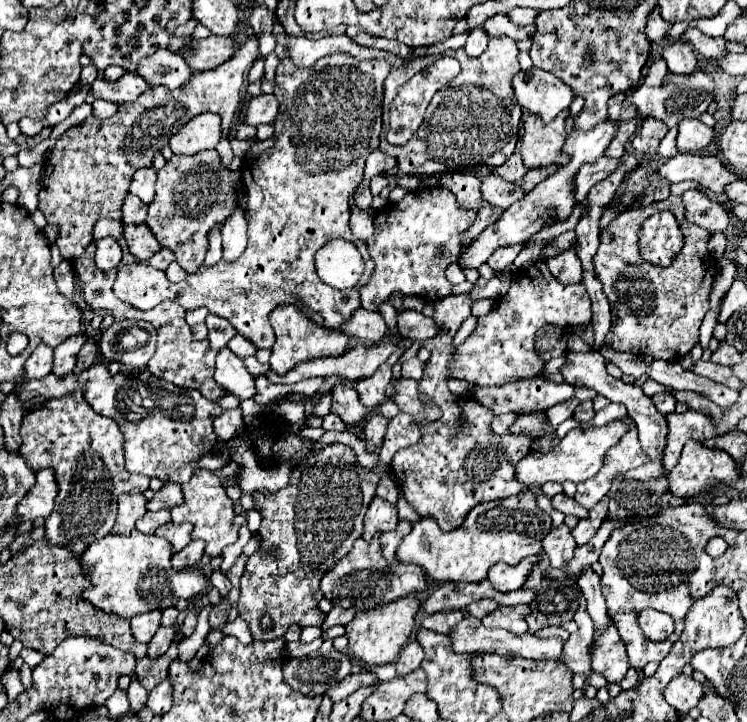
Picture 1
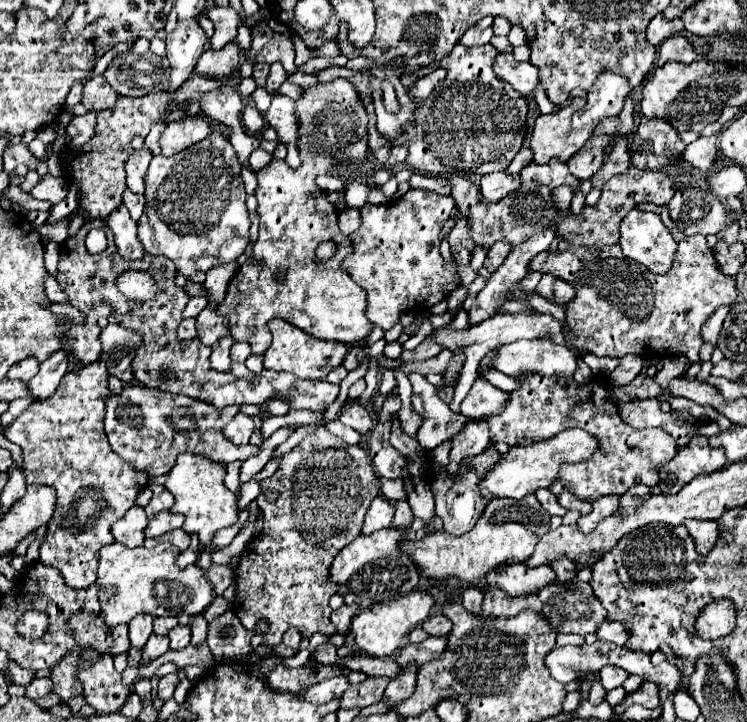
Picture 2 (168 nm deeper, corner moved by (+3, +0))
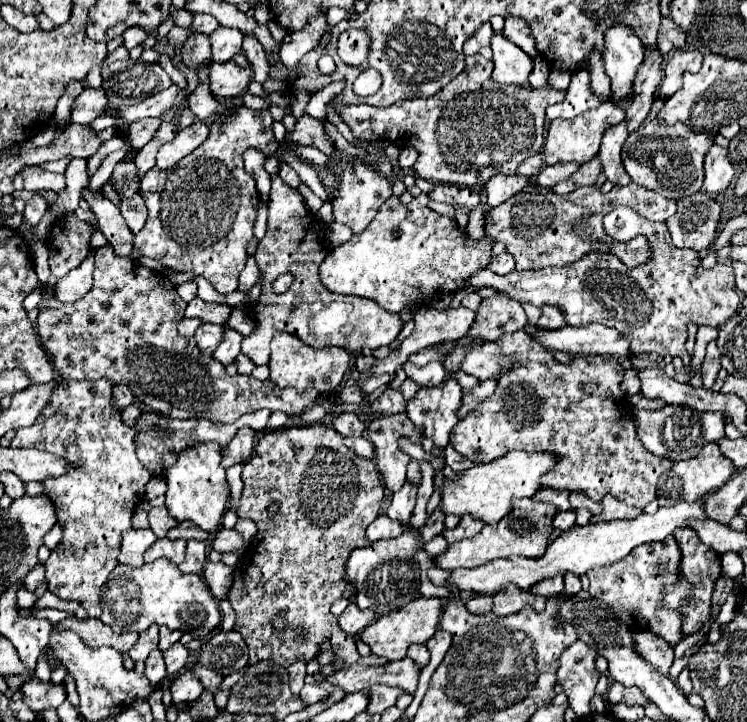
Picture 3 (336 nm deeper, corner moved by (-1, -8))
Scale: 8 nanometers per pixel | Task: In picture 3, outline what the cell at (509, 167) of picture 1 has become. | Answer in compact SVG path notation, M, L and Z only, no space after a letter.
M533 154L533 156L529 156L527 160L521 162L521 166L517 168L517 174L523 174L523 176L531 178L531 176L537 176L541 172L541 168L543 168L541 154Z

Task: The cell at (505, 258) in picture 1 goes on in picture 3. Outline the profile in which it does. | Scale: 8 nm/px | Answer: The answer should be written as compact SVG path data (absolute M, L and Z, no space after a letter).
M503 252L503 254L499 254L497 258L491 260L489 270L495 272L495 274L509 274L509 272L515 270L515 260L509 252Z

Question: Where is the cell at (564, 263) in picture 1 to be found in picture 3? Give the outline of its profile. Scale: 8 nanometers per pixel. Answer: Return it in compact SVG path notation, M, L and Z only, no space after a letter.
M543 304L541 306L541 318L537 322L539 328L549 328L549 330L557 330L565 326L565 318L561 316L561 310L557 306L551 304Z

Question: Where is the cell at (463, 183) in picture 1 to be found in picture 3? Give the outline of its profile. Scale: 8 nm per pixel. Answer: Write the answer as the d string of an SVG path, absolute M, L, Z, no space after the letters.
M531 182L525 190L521 190L517 196L511 196L505 204L489 210L485 218L485 232L493 240L499 240L507 246L507 252L513 254L517 262L517 270L571 264L579 260L583 254L605 252L605 248L609 248L609 244L601 240L589 240L589 238L577 236L575 232L577 224L593 214L607 214L617 206L629 206L629 204L637 208L639 214L645 216L647 220L657 220L657 222L667 220L677 210L675 200L665 200L665 196L653 190L641 188L633 182L621 188L615 186L607 196L603 196L595 186L583 186L569 194L555 194Z

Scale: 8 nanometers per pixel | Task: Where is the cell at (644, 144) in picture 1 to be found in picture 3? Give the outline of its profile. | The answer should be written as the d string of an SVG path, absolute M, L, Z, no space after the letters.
M649 116L639 126L639 130L635 130L627 138L621 152L623 166L635 184L647 190L655 190L671 200L679 200L701 190L703 158L711 146L709 136L695 134L691 128L687 130L687 126L681 122L677 122L677 128L677 132L671 128L665 132L665 124L659 122L655 116Z

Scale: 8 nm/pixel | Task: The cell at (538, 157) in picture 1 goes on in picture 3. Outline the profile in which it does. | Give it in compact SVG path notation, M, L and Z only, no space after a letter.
M601 102L599 108L593 108L593 110L587 110L585 114L579 114L571 120L553 120L549 130L547 130L547 138L545 138L545 144L543 144L543 160L545 164L557 164L557 162L575 162L575 164L583 164L587 160L591 160L597 150L599 150L599 144L601 144L601 136L603 132L621 122L625 118L625 112L617 106L617 104L611 104L611 102Z

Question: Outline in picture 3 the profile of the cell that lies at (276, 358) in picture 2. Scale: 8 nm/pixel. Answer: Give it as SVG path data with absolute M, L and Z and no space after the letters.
M277 332L271 340L271 360L269 360L269 368L271 368L271 380L279 386L279 388L287 388L293 386L299 392L303 392L305 388L315 388L321 394L331 394L337 392L347 370L351 366L351 356L345 348L311 348L307 344L303 344L297 336L287 334L287 332Z

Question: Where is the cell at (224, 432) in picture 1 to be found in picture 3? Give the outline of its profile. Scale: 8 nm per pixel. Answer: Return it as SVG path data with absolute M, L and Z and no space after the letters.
M247 426L241 428L241 430L237 432L237 436L229 442L227 450L221 452L221 454L223 454L221 464L223 464L225 468L229 468L229 466L233 466L233 464L237 464L237 462L247 460L247 458L253 454L255 438L257 438L257 432L255 432L253 428L247 428Z

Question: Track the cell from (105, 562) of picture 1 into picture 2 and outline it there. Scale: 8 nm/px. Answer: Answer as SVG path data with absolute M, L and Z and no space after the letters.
M161 542L161 544L157 544L155 548L145 548L145 546L141 546L141 548L125 548L123 544L109 544L109 546L105 546L105 548L101 548L101 556L99 556L99 572L97 572L97 584L99 584L99 590L101 590L101 598L103 600L107 600L107 602L111 602L111 608L103 608L103 618L105 618L105 622L107 624L121 624L121 622L129 622L129 620L133 620L137 614L151 614L151 616L177 616L177 614L189 614L189 616L197 616L197 614L201 614L211 602L213 602L213 588L211 588L211 584L205 580L205 572L199 568L199 566L187 566L185 570L181 570L181 568L177 568L177 564L175 564L175 560L177 560L177 554L179 554L179 550L171 544L171 542Z

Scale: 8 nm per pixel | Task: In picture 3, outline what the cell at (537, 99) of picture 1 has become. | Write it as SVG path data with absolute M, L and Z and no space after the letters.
M495 34L491 40L493 50L493 80L501 84L527 86L527 78L533 70L533 60L517 48L513 42L503 38L503 34Z

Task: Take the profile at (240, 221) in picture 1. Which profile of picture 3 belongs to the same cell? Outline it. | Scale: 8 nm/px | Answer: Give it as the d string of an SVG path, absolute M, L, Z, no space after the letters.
M205 322L197 328L195 332L195 342L197 342L197 348L205 354L205 356L211 356L217 348L217 344L221 342L221 336L225 332L225 324L211 324L211 322Z

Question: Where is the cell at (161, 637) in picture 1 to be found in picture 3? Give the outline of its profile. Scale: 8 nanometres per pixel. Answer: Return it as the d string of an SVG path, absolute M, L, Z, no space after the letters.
M155 648L149 658L145 660L145 678L153 684L153 686L159 686L161 680L167 676L167 670L165 670L165 660L163 660L163 650Z

